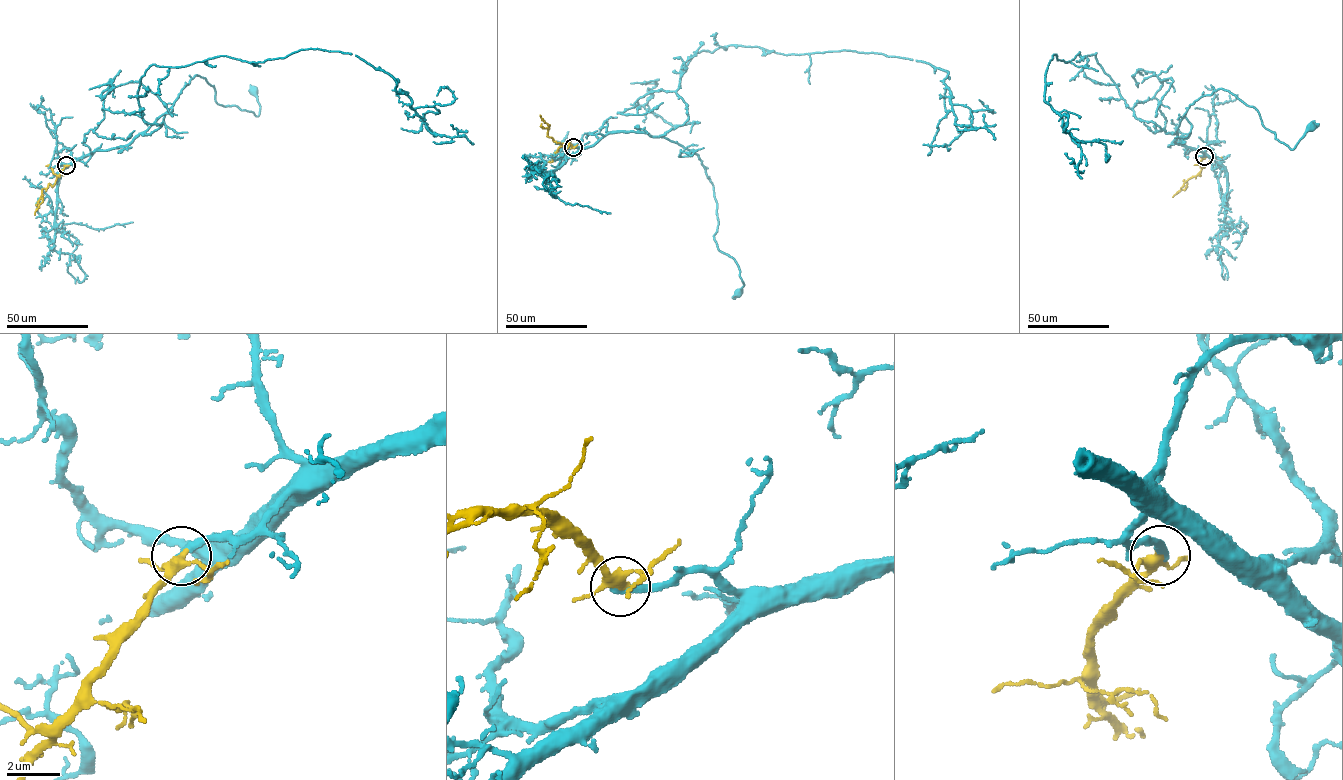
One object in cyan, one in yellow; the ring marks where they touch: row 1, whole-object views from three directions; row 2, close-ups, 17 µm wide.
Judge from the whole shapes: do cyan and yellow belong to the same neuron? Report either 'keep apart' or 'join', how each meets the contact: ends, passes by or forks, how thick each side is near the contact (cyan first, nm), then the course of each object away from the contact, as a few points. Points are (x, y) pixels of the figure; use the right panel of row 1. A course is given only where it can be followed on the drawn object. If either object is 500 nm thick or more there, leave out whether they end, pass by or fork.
join; cyan ends there; yellow forks there; 300 nm thick on the cyan side, 280 nm on the other; cyan runs (1205, 157), (1174, 141), (1190, 104), (1218, 89), (1229, 90), (1253, 106), (1265, 128), (1290, 149), (1311, 126); yellow runs (1204, 157), (1200, 162), (1200, 175), (1199, 173), (1189, 178), (1172, 197)

